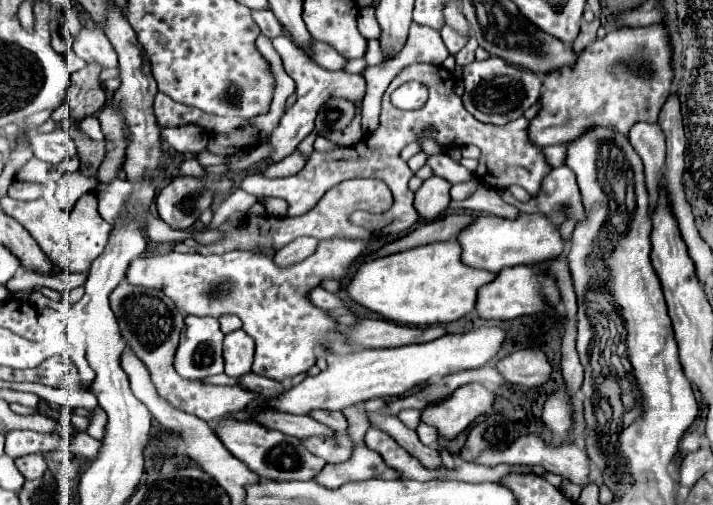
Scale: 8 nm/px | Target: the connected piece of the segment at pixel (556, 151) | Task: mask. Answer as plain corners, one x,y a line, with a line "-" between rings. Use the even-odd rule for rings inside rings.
548,146
548,148
542,148
542,152
544,152
544,158
548,160
548,166
558,168
564,164
564,158
566,158
564,146

